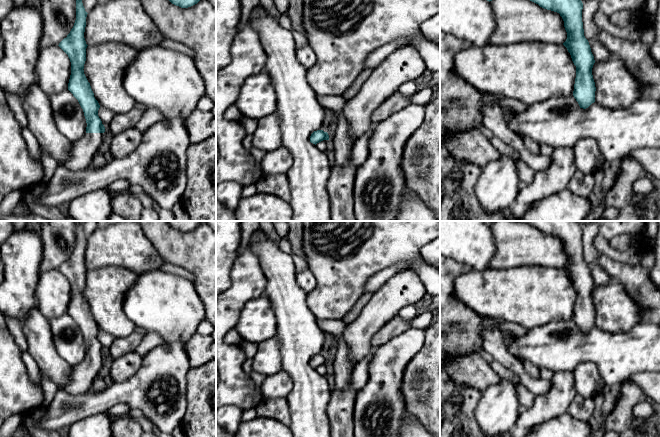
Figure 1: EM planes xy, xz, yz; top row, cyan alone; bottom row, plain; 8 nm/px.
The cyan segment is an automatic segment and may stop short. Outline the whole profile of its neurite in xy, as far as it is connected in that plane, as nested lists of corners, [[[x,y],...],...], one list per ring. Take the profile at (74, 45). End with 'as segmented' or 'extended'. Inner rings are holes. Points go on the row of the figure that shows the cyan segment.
[[[76,0],[76,20],[70,33],[60,43],[59,47],[68,55],[71,62],[71,75],[68,90],[78,100],[83,109],[87,127],[81,140],[72,142],[70,158],[59,165],[71,171],[80,171],[91,167],[94,155],[104,145],[103,133],[105,127],[98,116],[100,105],[94,97],[84,74],[87,44],[84,38],[87,12],[82,0]]]; extended

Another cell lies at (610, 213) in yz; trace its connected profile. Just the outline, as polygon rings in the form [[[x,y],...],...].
[[[606,206],[603,214],[600,216],[600,221],[612,221],[619,214],[619,210],[612,206]]]

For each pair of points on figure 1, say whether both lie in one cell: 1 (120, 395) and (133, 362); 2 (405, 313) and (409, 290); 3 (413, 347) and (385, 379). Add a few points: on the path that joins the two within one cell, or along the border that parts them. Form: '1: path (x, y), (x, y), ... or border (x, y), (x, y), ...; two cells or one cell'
1: border (141, 361), (140, 367), (131, 376), (112, 382); two cells
2: border (414, 303), (405, 305), (396, 315); two cells
3: path (405, 355), (389, 371); one cell

